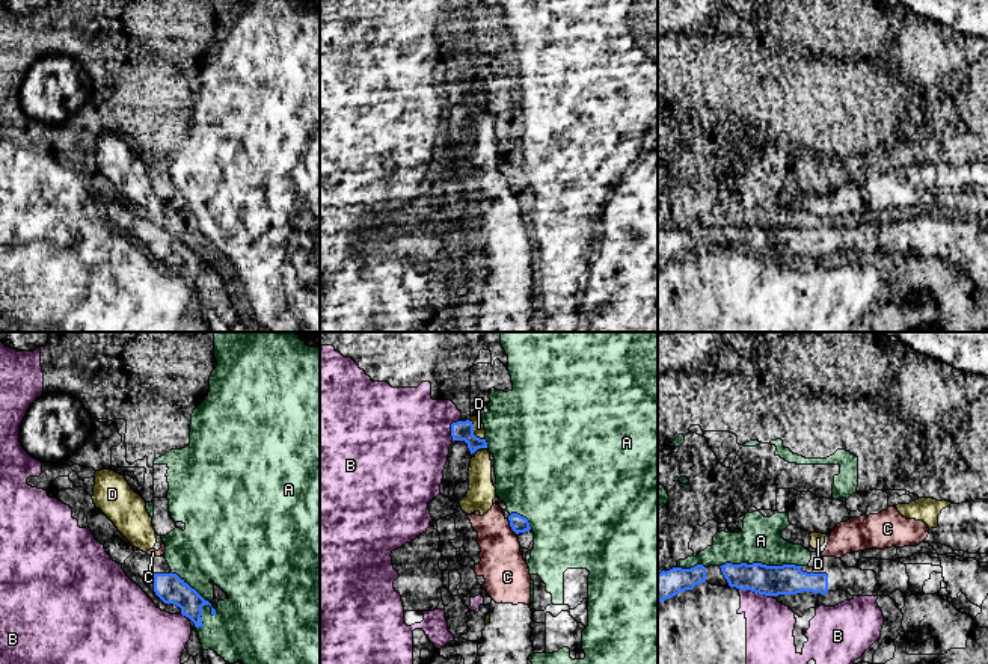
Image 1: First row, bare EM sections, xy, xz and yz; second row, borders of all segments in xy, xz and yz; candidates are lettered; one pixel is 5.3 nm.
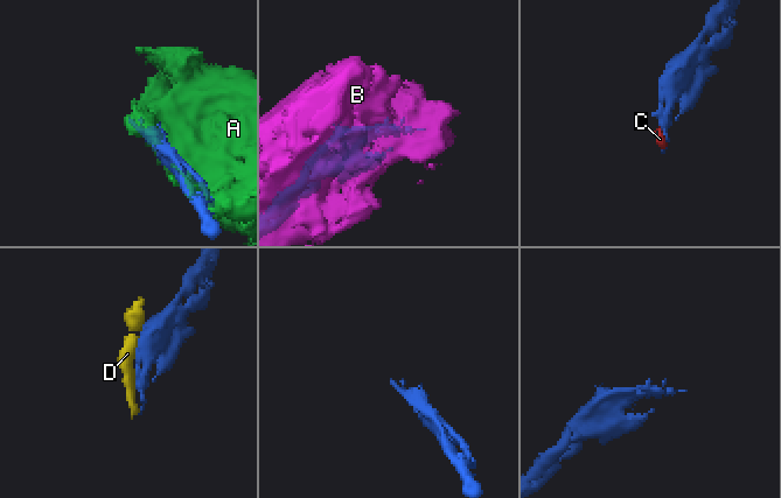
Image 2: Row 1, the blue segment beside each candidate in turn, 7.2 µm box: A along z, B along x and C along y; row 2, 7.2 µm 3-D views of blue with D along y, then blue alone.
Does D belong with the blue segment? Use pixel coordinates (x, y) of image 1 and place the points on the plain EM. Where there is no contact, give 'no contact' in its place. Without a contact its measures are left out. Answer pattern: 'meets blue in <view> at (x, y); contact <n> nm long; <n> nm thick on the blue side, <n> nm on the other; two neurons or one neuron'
meets blue in xz at (472, 94); contact 140 nm long; 110 nm thick on the blue side, 60 nm on the other; two neurons

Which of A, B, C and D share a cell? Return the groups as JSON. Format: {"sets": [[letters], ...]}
{"sets": [["A", "D"], ["B"], ["C"]]}

